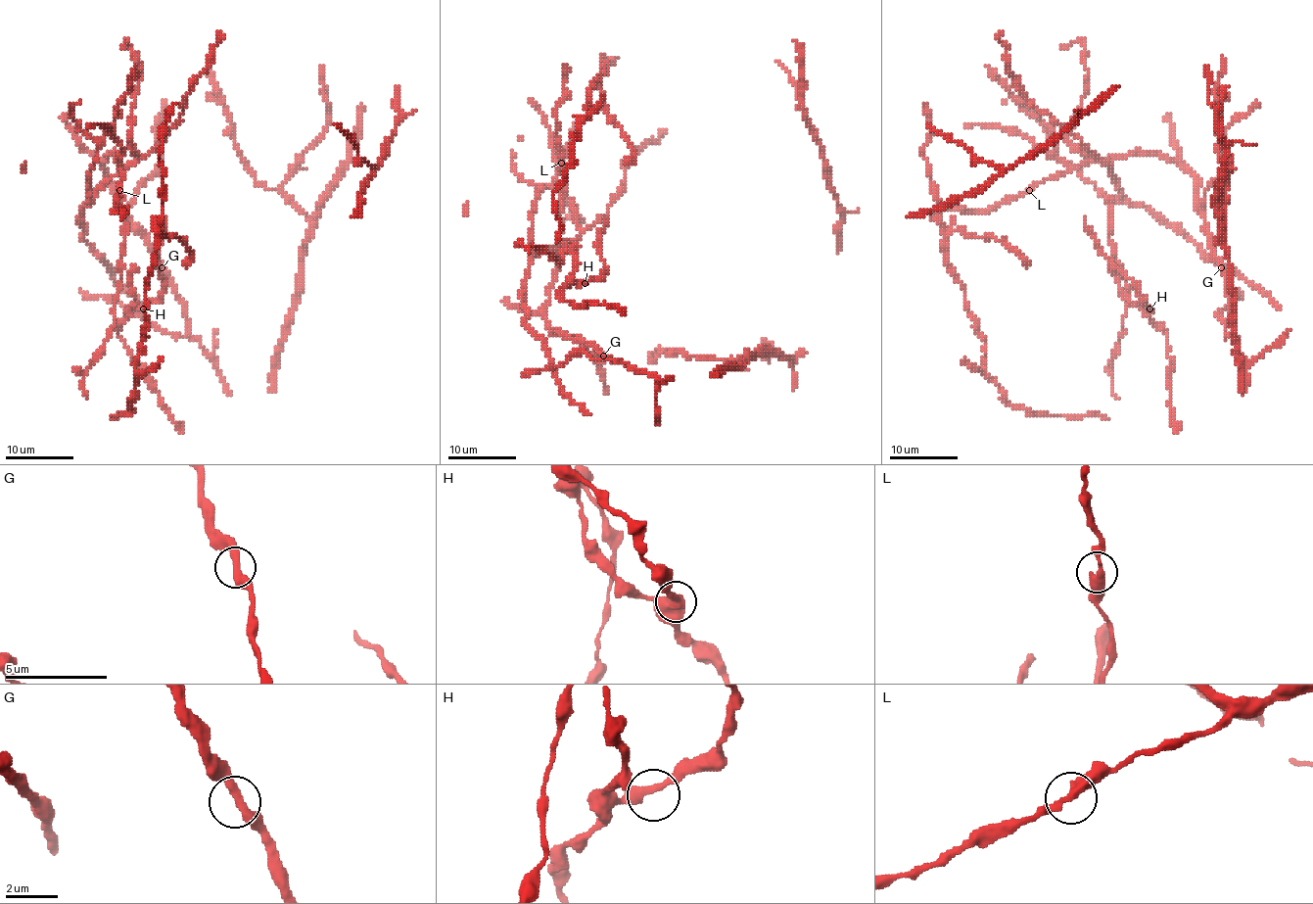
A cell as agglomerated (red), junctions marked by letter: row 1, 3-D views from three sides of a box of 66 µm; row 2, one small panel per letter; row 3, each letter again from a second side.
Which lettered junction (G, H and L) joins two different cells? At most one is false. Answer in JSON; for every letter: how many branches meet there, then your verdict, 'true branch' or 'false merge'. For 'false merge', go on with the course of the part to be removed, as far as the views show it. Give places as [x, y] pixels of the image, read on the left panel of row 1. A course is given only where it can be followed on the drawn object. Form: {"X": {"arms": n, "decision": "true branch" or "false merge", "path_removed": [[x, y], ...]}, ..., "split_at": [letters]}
{"G": {"arms": 2, "decision": "true branch"}, "H": {"arms": 2, "decision": "true branch"}, "L": {"arms": 2, "decision": "true branch"}, "split_at": []}

